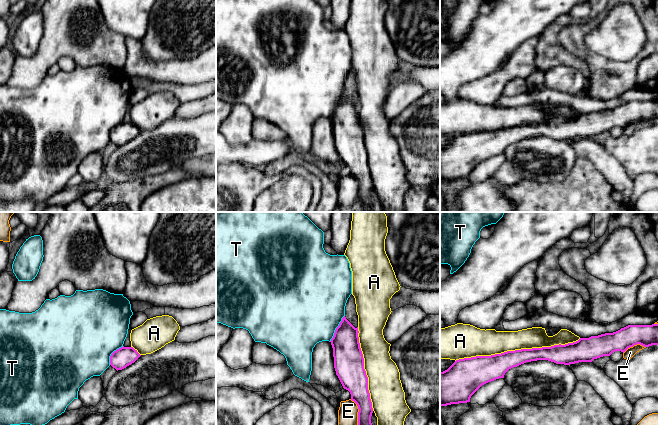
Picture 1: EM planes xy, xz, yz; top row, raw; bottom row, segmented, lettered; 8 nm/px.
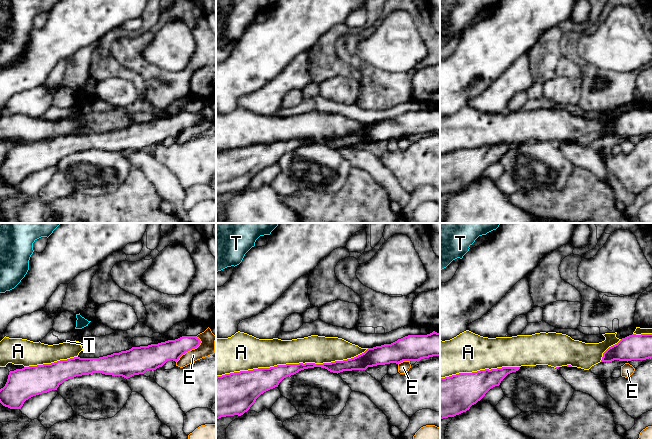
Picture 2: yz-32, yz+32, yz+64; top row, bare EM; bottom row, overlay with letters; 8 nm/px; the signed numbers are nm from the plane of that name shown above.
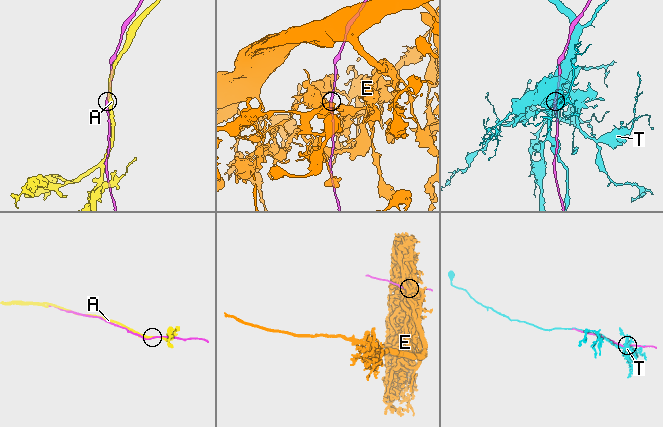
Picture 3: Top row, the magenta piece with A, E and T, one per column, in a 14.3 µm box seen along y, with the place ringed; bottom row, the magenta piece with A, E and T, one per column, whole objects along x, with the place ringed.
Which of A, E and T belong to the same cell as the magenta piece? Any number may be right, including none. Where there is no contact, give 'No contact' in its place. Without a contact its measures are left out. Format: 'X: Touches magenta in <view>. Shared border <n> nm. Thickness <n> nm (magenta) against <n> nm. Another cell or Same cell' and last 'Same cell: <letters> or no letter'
A: Touches magenta in yz. Shared border 1000 nm. Thickness 200 nm (magenta) against 220 nm. Same cell
E: Touches magenta in xz. Shared border 240 nm. Thickness 190 nm (magenta) against 160 nm. Another cell
T: Touches magenta in xz. Shared border 240 nm. Thickness 220 nm (magenta) against 500 nm. Another cell
Same cell: A

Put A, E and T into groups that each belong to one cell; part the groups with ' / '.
A / E / T

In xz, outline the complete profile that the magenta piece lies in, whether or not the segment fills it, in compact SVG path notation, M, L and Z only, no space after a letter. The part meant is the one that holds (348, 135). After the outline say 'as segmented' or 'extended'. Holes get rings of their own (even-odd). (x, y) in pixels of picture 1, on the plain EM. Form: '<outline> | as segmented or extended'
M344 92L330 118L336 151L343 164L350 168L351 176L359 185L358 212L373 212L375 208L375 203L371 199L373 184L358 109L358 103L355 104Z | as segmented

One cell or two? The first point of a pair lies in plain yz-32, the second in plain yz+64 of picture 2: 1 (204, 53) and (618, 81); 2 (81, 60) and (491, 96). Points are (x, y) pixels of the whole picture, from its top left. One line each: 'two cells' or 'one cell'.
1: one cell
2: one cell

